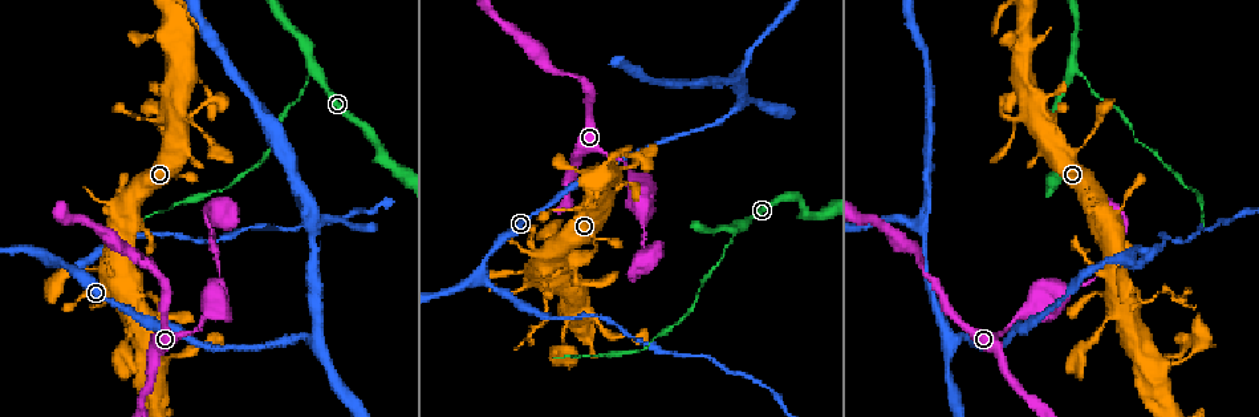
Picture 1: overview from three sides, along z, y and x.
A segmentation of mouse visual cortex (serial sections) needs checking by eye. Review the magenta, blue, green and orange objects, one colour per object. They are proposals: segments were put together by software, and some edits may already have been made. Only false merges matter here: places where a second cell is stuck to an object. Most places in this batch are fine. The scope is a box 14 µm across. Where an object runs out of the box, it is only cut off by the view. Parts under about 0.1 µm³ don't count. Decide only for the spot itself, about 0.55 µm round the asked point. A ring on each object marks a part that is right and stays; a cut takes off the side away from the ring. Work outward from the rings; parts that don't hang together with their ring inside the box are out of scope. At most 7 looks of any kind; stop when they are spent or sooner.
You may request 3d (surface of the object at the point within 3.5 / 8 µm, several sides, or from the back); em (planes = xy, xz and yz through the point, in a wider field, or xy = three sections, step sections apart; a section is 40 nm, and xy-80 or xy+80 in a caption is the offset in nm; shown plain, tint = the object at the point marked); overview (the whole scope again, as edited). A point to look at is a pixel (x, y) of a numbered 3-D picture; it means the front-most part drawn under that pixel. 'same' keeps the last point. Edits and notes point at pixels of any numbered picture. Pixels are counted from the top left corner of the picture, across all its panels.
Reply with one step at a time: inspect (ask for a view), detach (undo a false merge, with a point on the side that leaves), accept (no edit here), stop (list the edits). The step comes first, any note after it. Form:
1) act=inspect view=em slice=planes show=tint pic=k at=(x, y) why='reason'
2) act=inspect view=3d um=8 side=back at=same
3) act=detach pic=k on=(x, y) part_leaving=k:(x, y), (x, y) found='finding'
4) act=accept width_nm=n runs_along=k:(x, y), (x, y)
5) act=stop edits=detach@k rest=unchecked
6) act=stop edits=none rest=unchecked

act=inspect view=3d um=3.5 side=back pic=1 at=(1119, 263) why='branch point'

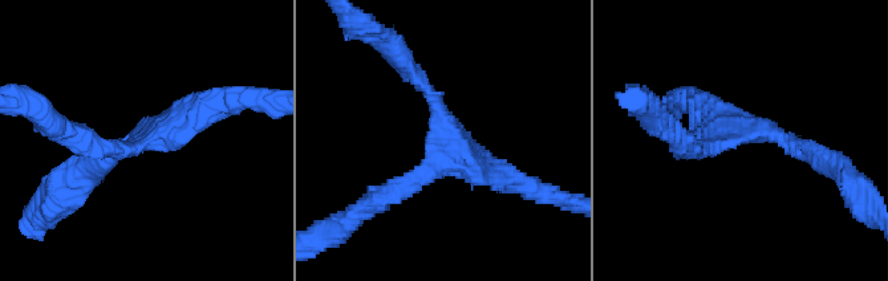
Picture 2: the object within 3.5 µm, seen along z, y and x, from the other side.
act=inspect view=em slice=xy step=2 show=tint pic=2 at=(729, 131) arms=3 arm_widths_nm=200,200,300

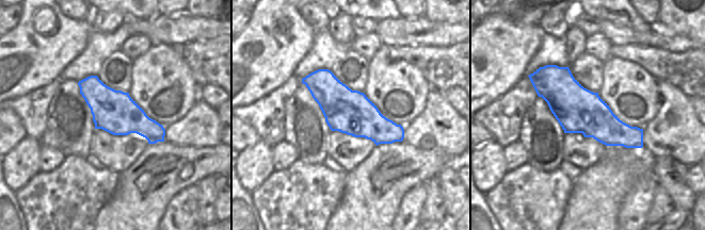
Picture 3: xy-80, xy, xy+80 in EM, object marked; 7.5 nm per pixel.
act=accept runs_along=3:(532, 77), (640, 144) found='continuous, no second cell'

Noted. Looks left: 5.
act=inspect view=3d um=3.5 pic=1 at=(1073, 68) why='narrows sharply'

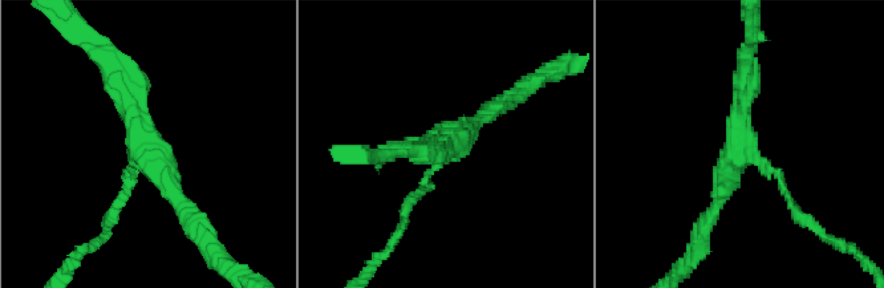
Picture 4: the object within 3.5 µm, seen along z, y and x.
act=inspect view=em slice=xy step=1 show=plain pic=4 at=(145, 153) arms=3 arm_widths_nm=100,200,250

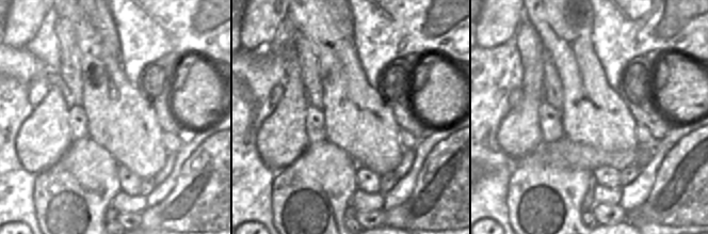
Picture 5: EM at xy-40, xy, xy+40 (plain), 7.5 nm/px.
act=inspect view=em slice=xy step=1 show=tint at=same

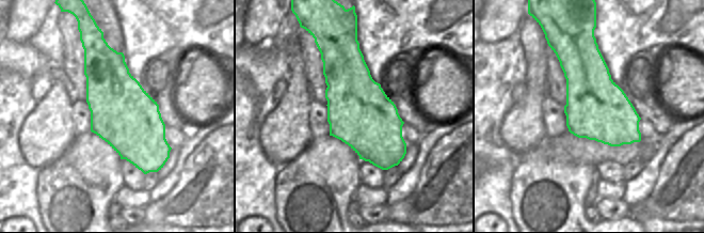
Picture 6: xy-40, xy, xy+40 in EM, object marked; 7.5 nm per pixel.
act=accept width_nm=480 runs_along=4:(193, 219), (144, 154), (114, 72) found='all the same cell'

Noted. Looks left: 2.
act=inspect view=3d um=3.5 pic=1 at=(315, 337) why='sharp bend'

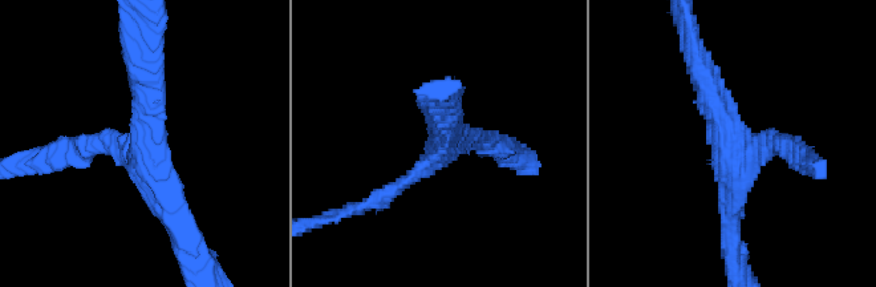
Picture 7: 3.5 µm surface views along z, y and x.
act=inspect view=em slice=xy step=5 show=tint pic=7 at=(743, 148) arms=3 arm_widths_nm=200,300,300

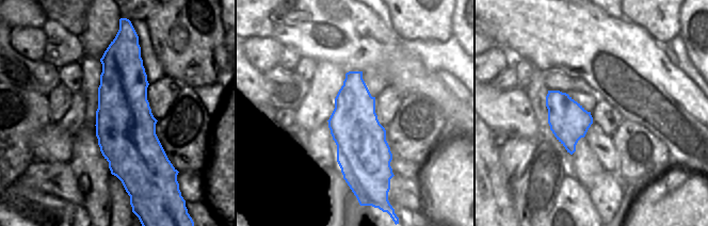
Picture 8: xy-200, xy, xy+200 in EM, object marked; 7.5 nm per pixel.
act=accept runs_along=7:(794, 157), (735, 149), (705, 75) found='one cell here'

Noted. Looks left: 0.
act=stop edits=none rest=unchecked

